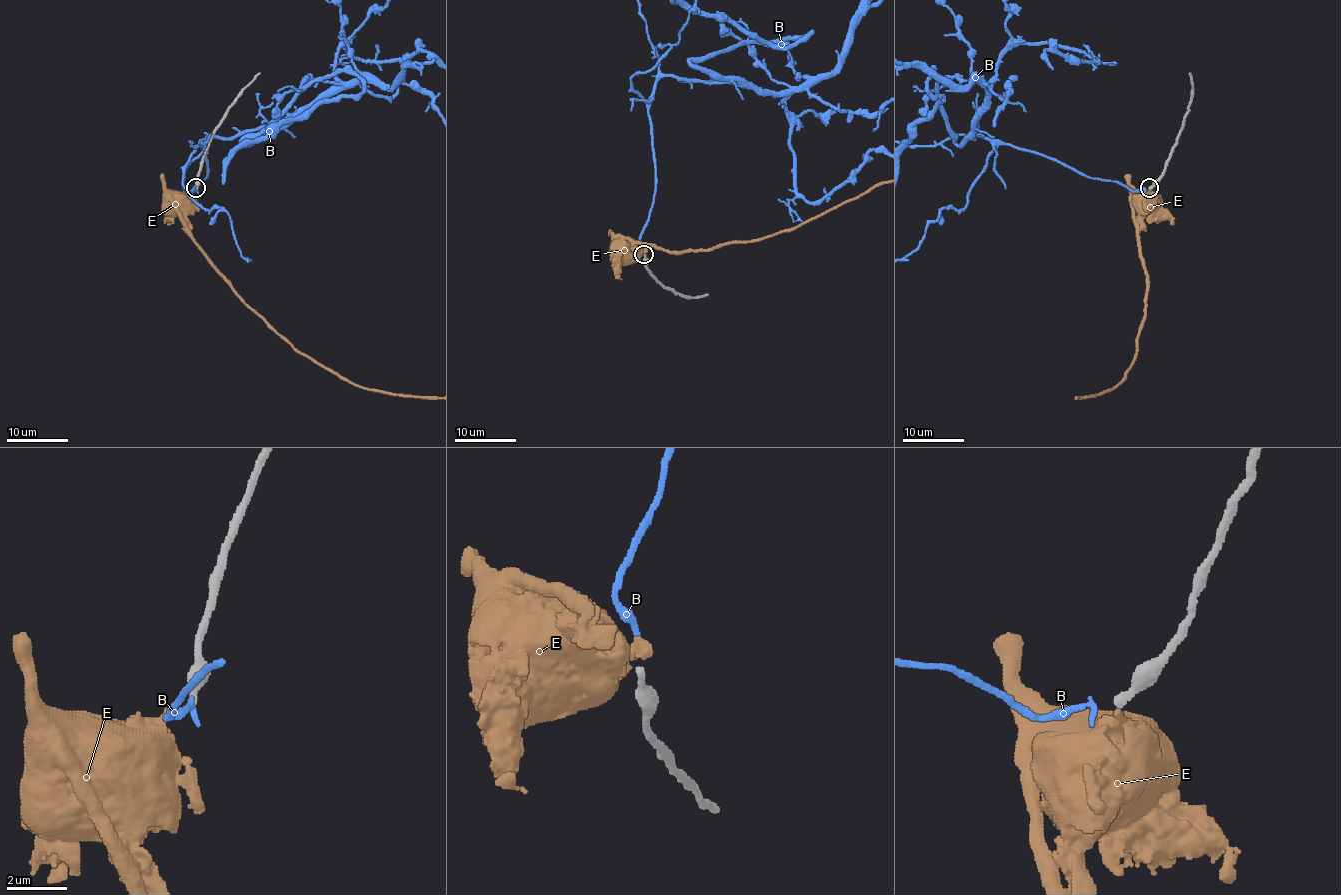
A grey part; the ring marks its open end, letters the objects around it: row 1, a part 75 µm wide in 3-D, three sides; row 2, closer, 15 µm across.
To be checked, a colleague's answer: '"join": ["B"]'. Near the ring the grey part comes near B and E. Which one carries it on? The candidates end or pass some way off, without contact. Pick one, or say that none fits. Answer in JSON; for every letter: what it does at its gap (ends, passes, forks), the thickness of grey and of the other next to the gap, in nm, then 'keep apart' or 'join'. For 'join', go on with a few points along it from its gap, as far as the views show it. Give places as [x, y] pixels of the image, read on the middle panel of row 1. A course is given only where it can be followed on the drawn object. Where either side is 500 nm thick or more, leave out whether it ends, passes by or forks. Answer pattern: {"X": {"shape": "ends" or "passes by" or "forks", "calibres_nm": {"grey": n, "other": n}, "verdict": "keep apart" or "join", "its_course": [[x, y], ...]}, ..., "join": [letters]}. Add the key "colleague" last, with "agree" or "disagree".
{"B": {"shape": "ends", "calibres_nm": {"grey": 280, "other": 200}, "verdict": "join"}, "E": {"shape": "ends", "calibres_nm": {"grey": 280, "other": 280}, "verdict": "keep apart"}, "join": ["B"], "colleague": "agree"}

